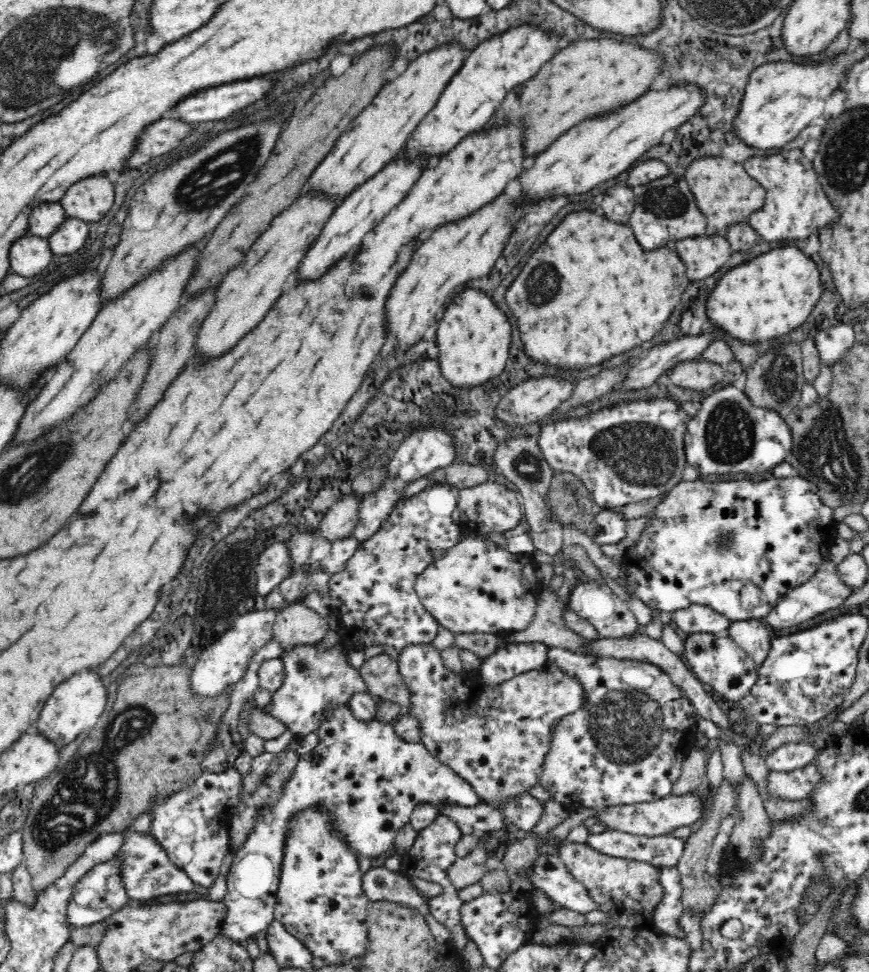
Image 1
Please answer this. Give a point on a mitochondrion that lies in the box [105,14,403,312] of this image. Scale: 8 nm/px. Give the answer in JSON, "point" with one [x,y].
{"point":[198,191]}

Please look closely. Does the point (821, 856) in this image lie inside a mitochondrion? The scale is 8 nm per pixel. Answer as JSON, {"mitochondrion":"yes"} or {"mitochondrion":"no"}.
{"mitochondrion":"yes"}

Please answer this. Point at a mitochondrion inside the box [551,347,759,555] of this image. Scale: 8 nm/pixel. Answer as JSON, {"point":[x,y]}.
{"point":[641,453]}

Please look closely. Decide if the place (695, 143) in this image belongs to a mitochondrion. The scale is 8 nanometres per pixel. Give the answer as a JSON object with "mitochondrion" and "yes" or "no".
{"mitochondrion":"no"}

